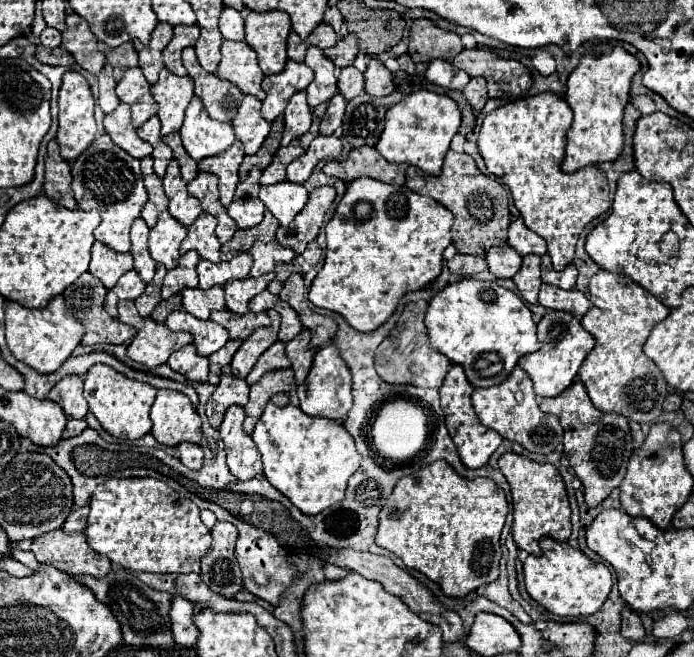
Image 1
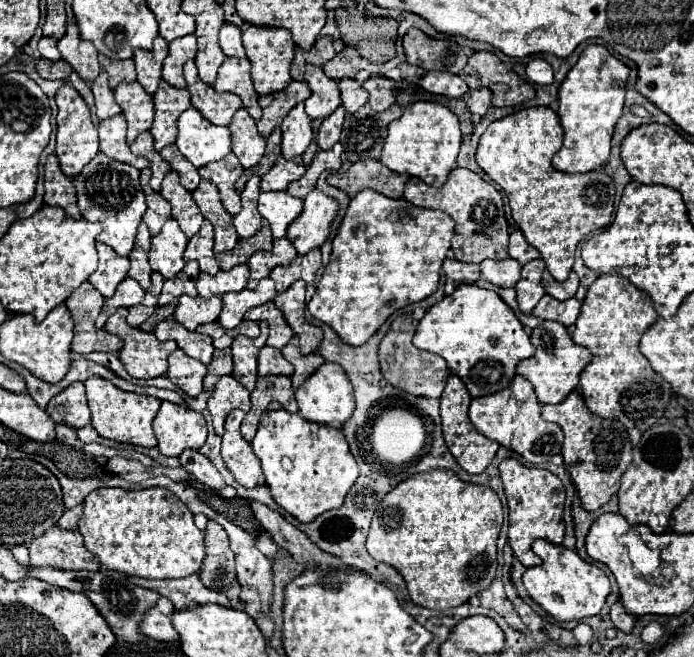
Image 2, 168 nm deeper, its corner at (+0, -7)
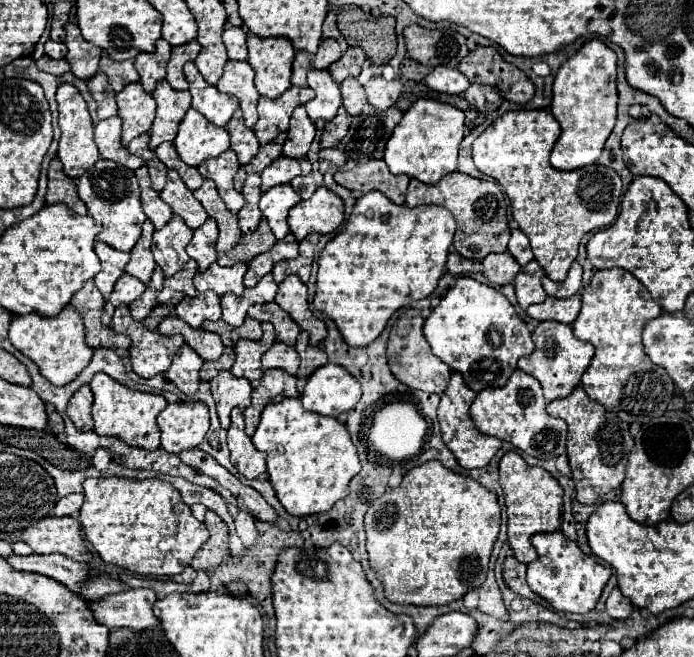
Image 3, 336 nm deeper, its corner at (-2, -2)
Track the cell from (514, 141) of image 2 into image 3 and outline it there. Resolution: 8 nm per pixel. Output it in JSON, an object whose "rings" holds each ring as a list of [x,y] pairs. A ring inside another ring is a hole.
{"rings":[[[515,110],[495,122],[473,142],[473,160],[479,172],[495,178],[511,200],[511,214],[529,238],[531,250],[545,274],[563,282],[577,258],[577,248],[587,232],[611,226],[621,200],[621,178],[607,166],[587,166],[559,172],[549,166],[549,154],[561,128],[547,110]]]}

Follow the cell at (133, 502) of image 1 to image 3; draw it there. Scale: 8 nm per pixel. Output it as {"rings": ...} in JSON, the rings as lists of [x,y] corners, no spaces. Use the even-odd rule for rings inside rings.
{"rings":[[[87,478],[83,482],[85,502],[81,506],[79,522],[83,524],[85,538],[93,544],[99,556],[109,562],[117,564],[129,572],[141,576],[175,576],[181,574],[185,566],[189,566],[195,552],[207,542],[209,532],[203,522],[199,522],[189,506],[183,502],[181,494],[169,482],[151,478],[151,480],[131,480],[131,478]]]}

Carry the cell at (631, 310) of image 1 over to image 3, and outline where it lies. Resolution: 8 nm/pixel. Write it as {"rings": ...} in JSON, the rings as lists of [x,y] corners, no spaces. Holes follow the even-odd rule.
{"rings":[[[623,268],[599,270],[581,294],[581,312],[573,322],[577,338],[595,346],[595,356],[585,370],[581,384],[591,400],[599,402],[625,422],[645,424],[665,414],[673,398],[675,384],[669,374],[655,366],[643,350],[641,332],[645,324],[661,314],[661,306],[637,282],[633,274]]]}

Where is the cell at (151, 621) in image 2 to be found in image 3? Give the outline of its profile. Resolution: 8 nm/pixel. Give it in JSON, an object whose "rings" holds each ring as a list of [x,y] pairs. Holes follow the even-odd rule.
{"rings":[[[135,588],[135,590],[125,590],[123,594],[109,594],[107,598],[101,598],[99,602],[89,602],[89,608],[95,616],[95,620],[107,628],[133,628],[133,630],[145,630],[153,628],[159,624],[159,620],[153,614],[153,604],[155,604],[155,592],[151,588]]]}

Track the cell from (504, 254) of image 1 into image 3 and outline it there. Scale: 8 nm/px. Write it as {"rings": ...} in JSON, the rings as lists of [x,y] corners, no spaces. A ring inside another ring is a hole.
{"rings":[[[509,252],[489,254],[483,260],[483,266],[485,266],[483,274],[495,284],[509,284],[521,270],[521,266],[515,262],[515,258],[511,258]]]}

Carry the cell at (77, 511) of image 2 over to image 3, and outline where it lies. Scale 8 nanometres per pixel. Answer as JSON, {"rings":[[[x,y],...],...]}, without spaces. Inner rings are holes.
{"rings":[[[83,494],[63,496],[63,498],[59,498],[59,502],[55,504],[53,514],[55,514],[55,516],[75,516],[75,514],[79,512],[81,504],[83,504]]]}

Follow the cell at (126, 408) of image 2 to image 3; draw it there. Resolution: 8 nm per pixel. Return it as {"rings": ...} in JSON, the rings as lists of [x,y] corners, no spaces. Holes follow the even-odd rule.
{"rings":[[[99,372],[91,380],[91,390],[95,394],[93,404],[93,420],[95,420],[95,432],[99,436],[115,436],[123,440],[127,446],[143,448],[143,450],[157,450],[159,444],[159,426],[155,418],[161,410],[165,410],[167,400],[159,394],[145,394],[139,390],[131,390],[119,382],[115,382],[111,376]]]}

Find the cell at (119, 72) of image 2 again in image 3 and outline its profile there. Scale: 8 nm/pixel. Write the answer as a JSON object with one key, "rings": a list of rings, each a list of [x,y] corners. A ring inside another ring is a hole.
{"rings":[[[107,52],[101,54],[101,64],[99,64],[101,72],[107,74],[109,78],[109,84],[113,86],[115,92],[123,90],[123,86],[127,84],[133,84],[133,82],[139,82],[139,74],[133,66],[133,60],[125,60],[125,62],[115,62],[107,56]]]}

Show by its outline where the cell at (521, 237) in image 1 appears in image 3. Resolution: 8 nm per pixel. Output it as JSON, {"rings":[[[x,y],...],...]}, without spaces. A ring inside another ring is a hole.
{"rings":[[[519,228],[511,230],[509,254],[511,254],[521,266],[525,266],[525,264],[529,264],[529,262],[533,260],[533,252],[531,252],[531,248],[529,248],[529,240],[527,240],[527,236],[525,236]]]}

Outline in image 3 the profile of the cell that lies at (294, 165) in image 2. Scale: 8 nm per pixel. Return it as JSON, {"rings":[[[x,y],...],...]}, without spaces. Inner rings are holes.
{"rings":[[[281,156],[281,158],[277,158],[275,162],[271,162],[271,164],[263,170],[263,174],[261,174],[261,178],[263,178],[263,182],[261,182],[261,192],[267,192],[269,188],[273,188],[273,186],[277,186],[277,184],[287,184],[287,182],[291,182],[295,176],[299,176],[299,174],[301,174],[299,160],[291,160],[291,158],[287,158],[287,156]]]}

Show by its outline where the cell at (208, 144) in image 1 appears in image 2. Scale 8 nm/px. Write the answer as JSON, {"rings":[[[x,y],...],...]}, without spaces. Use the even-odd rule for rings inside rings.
{"rings":[[[189,107],[179,117],[177,147],[197,169],[223,159],[231,153],[231,131],[217,127],[199,115],[195,107]]]}

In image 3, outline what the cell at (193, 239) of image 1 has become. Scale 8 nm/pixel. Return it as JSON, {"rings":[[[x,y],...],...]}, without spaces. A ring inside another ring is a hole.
{"rings":[[[207,218],[203,222],[203,226],[199,226],[193,232],[193,238],[187,246],[187,254],[191,260],[197,262],[199,272],[205,272],[215,260],[217,260],[217,250],[215,250],[215,242],[217,242],[217,226],[213,218]]]}

